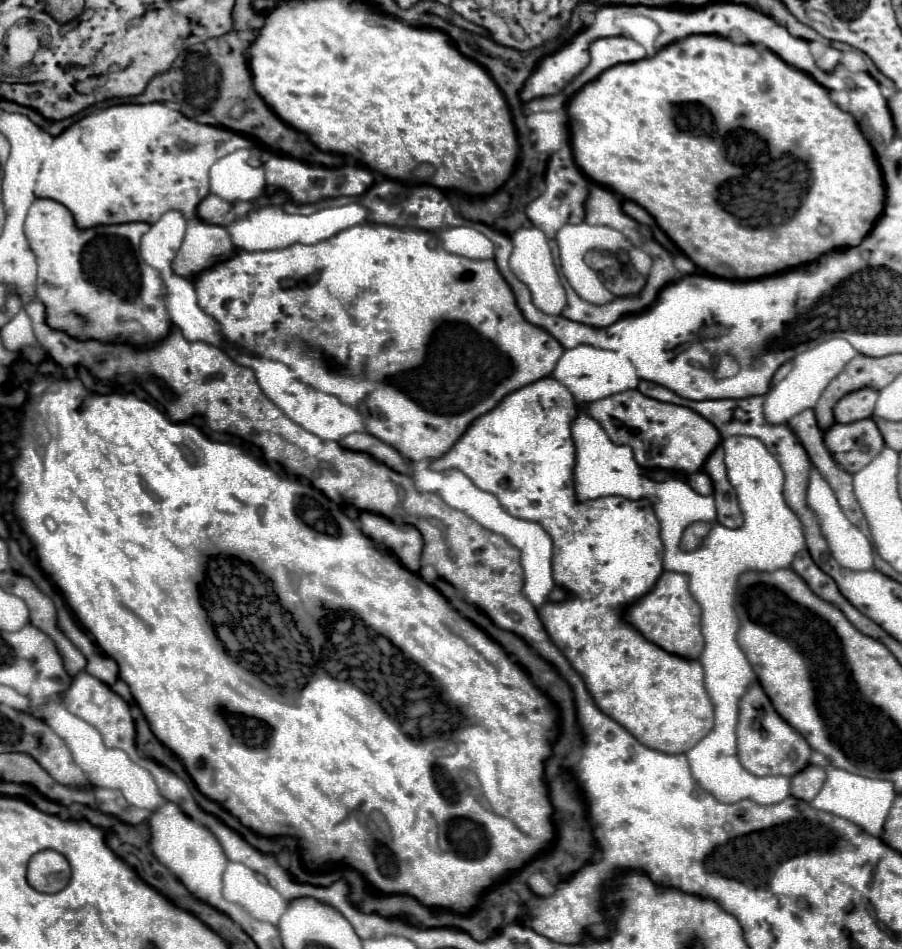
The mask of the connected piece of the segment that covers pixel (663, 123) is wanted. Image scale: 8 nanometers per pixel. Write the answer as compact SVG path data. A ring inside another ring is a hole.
M720 35L684 37L660 49L654 57L614 65L598 75L594 81L586 83L568 101L568 123L572 153L580 171L592 181L644 207L656 219L660 229L666 231L666 235L686 253L686 257L694 265L704 267L704 271L724 279L766 277L786 269L794 269L798 265L808 265L828 251L854 247L870 233L874 221L880 217L884 207L882 173L872 153L872 147L868 145L868 141L864 141L854 117L830 101L828 89L816 83L808 73L782 61L764 45L736 45ZM744 197L750 199L750 203L746 203L748 207L744 207L744 203L736 203Z

